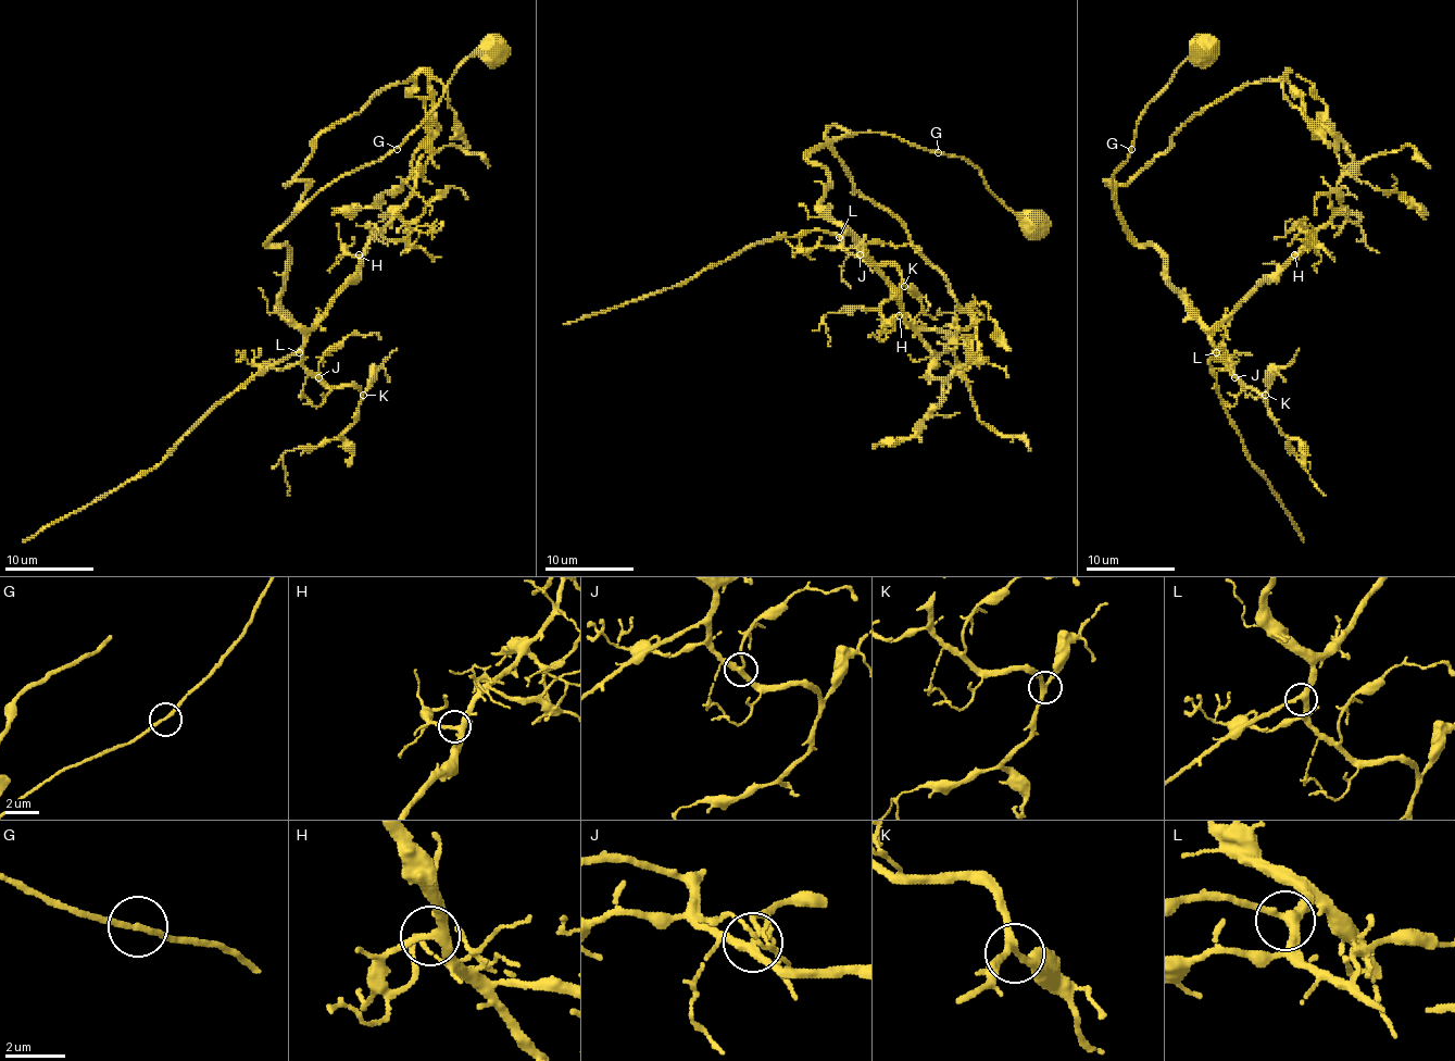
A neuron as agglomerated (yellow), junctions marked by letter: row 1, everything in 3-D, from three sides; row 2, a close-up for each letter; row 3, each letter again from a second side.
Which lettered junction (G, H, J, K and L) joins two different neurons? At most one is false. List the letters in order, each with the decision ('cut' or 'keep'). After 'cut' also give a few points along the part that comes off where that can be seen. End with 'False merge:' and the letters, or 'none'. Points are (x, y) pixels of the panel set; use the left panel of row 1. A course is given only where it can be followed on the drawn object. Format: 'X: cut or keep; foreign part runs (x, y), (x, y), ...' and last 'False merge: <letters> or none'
G: keep
H: keep
J: keep
K: keep
L: keep
False merge: none

